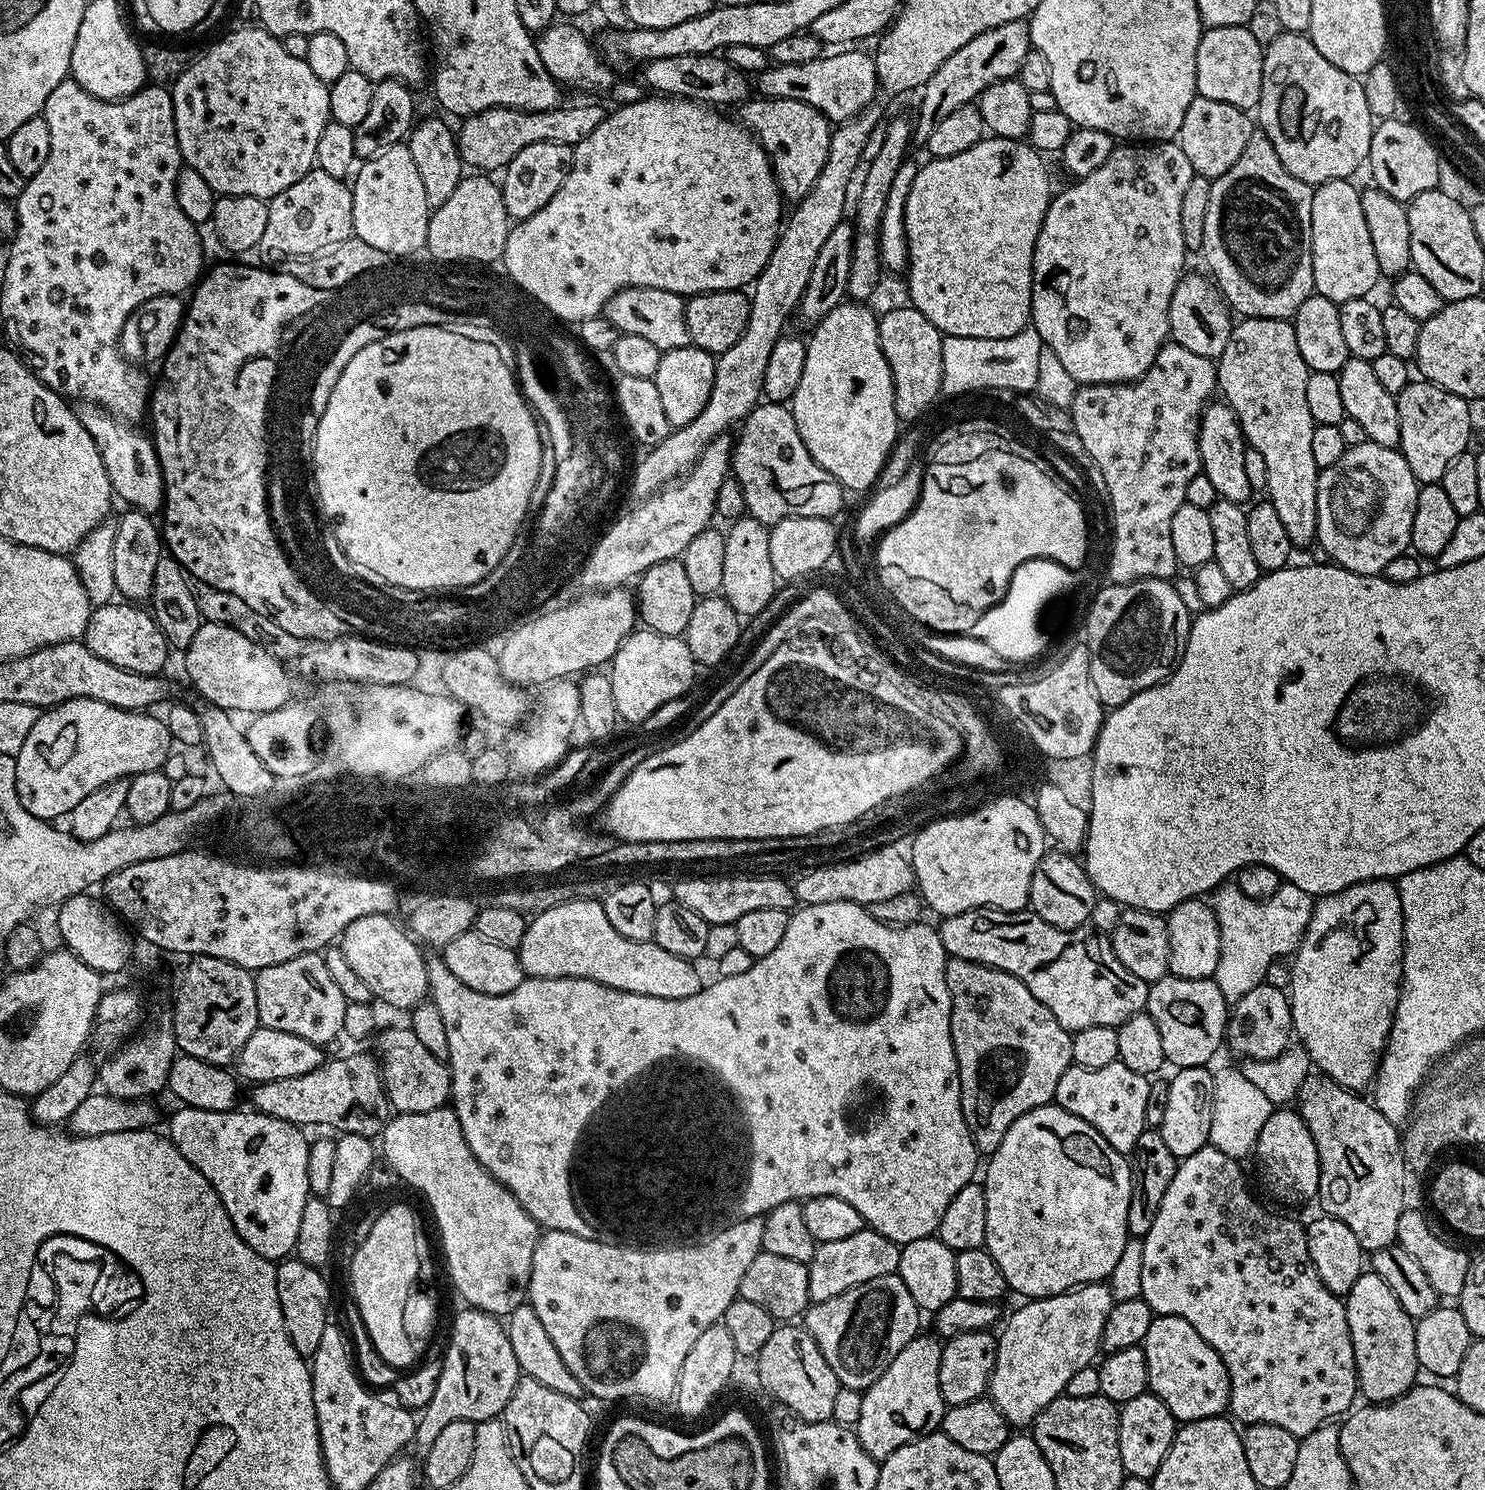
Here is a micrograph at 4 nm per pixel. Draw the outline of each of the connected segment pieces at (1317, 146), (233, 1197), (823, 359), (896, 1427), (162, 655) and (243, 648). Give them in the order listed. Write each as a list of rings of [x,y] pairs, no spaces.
[[[1284,31],[1264,48],[1259,112],[1259,131],[1270,138],[1275,153],[1278,158],[1282,158],[1282,166],[1287,172],[1294,174],[1294,178],[1319,186],[1327,180],[1355,177],[1355,172],[1365,167],[1370,154],[1374,117],[1370,114],[1370,106],[1366,106],[1364,85],[1357,77],[1338,70],[1338,66],[1322,58],[1322,54],[1318,54],[1314,42],[1307,35]]]
[[[180,1106],[177,1109],[177,1112],[172,1116],[172,1121],[168,1124],[168,1129],[166,1129],[166,1135],[172,1141],[172,1145],[182,1153],[186,1158],[186,1162],[194,1165],[208,1179],[210,1186],[214,1186],[214,1190],[218,1194],[222,1206],[226,1206],[226,1214],[230,1214],[230,1218],[234,1222],[236,1233],[244,1239],[246,1246],[250,1246],[255,1252],[262,1254],[262,1258],[266,1258],[267,1260],[279,1262],[285,1259],[295,1249],[296,1239],[298,1238],[298,1225],[302,1218],[302,1206],[306,1206],[310,1195],[307,1180],[309,1138],[304,1137],[300,1133],[303,1131],[297,1125],[291,1124],[289,1120],[279,1120],[255,1110],[247,1110],[248,1112],[240,1112],[241,1110],[215,1112],[214,1110],[198,1110],[197,1108],[187,1106]]]
[[[864,302],[842,303],[811,329],[812,337],[809,335],[806,340],[806,366],[802,366],[798,390],[794,390],[790,401],[794,423],[806,450],[814,462],[828,471],[849,493],[864,492],[872,483],[875,485],[879,481],[880,472],[898,439],[894,378],[878,342],[880,321],[877,313],[872,313],[868,307]]]
[[[918,1334],[890,1362],[888,1369],[864,1392],[862,1418],[854,1429],[866,1454],[883,1462],[898,1446],[919,1440],[940,1427],[945,1403],[938,1386],[938,1370],[942,1366],[942,1344],[935,1335]]]
[[[113,602],[93,607],[82,643],[94,650],[98,658],[114,662],[114,666],[122,666],[131,672],[141,672],[144,676],[154,676],[165,671],[163,668],[168,660],[170,645],[151,611],[144,609],[143,612],[140,608],[143,607],[132,602]]]
[[[201,623],[198,634],[194,634],[194,642],[190,642],[183,656],[193,686],[205,696],[204,700],[209,705],[236,714],[259,714],[282,708],[289,703],[289,669],[269,654],[260,645],[259,639],[242,634],[237,628],[225,624]]]

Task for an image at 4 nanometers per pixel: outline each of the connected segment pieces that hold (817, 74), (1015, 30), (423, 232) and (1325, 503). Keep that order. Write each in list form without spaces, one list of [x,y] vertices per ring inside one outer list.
[[[848,48],[837,51],[838,54],[821,55],[814,62],[801,65],[772,64],[764,71],[757,73],[755,79],[761,97],[765,99],[792,100],[806,102],[814,106],[834,124],[841,124],[863,112],[875,101],[879,93],[877,66],[871,53]]]
[[[1015,20],[994,26],[978,34],[978,38],[970,38],[962,50],[954,50],[954,54],[950,54],[950,58],[946,58],[946,62],[934,70],[919,93],[920,113],[914,116],[914,136],[917,141],[926,142],[946,114],[973,103],[994,82],[1011,80],[1019,73],[1022,58],[1026,58],[1033,48],[1028,25],[1028,20]]]
[[[401,142],[382,150],[382,154],[365,159],[359,168],[355,173],[356,181],[354,176],[350,184],[355,239],[397,258],[415,257],[412,255],[428,243],[430,209],[422,178],[418,175],[407,143]]]
[[[1371,442],[1345,447],[1342,458],[1316,477],[1316,540],[1324,547],[1329,561],[1357,572],[1360,576],[1379,576],[1386,562],[1405,555],[1412,543],[1414,506],[1418,485],[1406,458],[1395,448]]]

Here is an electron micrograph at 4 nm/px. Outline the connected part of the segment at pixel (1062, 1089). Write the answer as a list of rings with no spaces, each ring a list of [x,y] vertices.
[[[1119,1062],[1098,1070],[1073,1064],[1062,1078],[1058,1078],[1054,1100],[1070,1114],[1082,1118],[1082,1122],[1090,1122],[1090,1126],[1094,1126],[1094,1130],[1114,1146],[1114,1150],[1130,1154],[1136,1148],[1138,1134],[1146,1131],[1144,1119],[1149,1083],[1149,1077],[1134,1074],[1134,1070]]]

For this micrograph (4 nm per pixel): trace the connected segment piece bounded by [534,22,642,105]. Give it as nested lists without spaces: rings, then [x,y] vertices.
[[[552,22],[534,40],[538,58],[542,58],[542,66],[546,66],[546,70],[557,84],[561,86],[569,84],[570,87],[577,88],[580,92],[612,92],[617,105],[633,104],[642,98],[641,85],[639,83],[636,85],[632,80],[616,80],[615,74],[612,73],[613,65],[598,50],[596,53],[587,38],[572,25],[575,23],[558,23]]]

